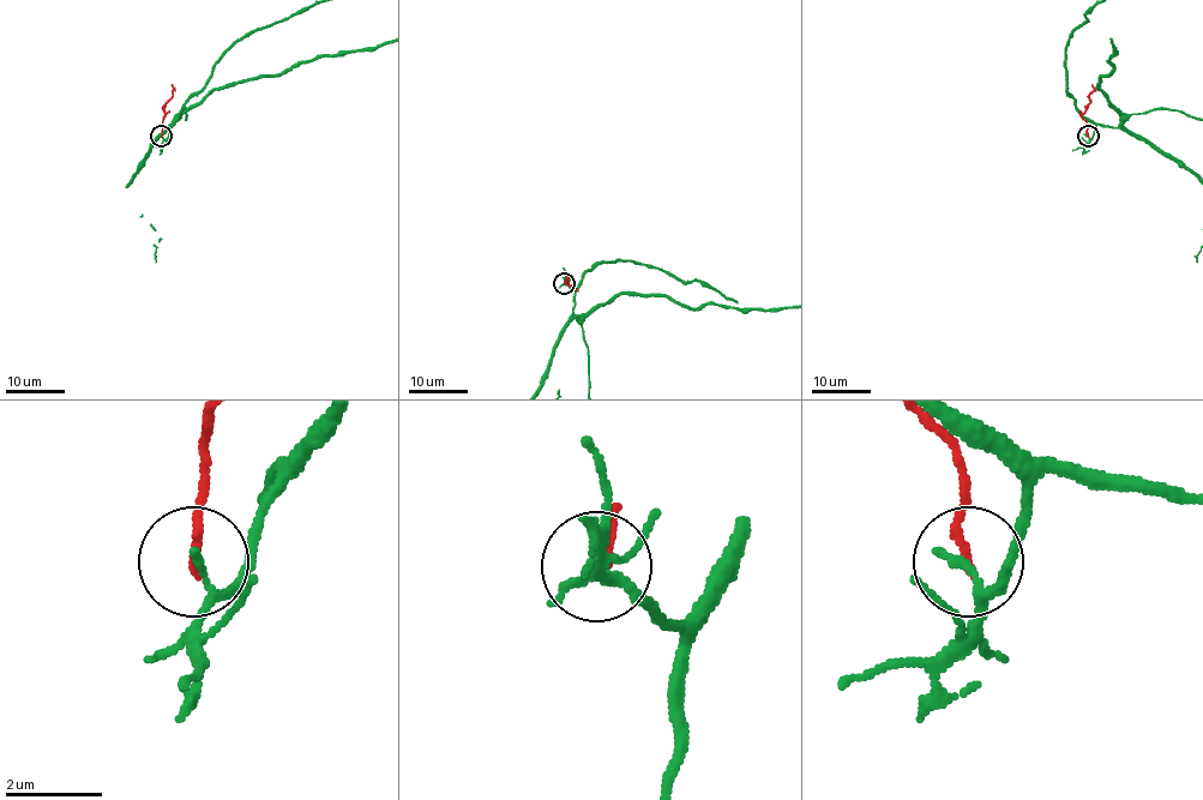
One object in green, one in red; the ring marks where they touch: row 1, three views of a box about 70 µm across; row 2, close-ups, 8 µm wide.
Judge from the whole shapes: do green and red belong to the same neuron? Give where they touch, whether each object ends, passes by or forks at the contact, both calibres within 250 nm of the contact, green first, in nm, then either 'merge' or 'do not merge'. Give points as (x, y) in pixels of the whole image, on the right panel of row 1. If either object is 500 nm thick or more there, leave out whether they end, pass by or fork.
at (1088, 136); green passes by; red ends there; 150 nm thick on the green side, 180 nm on the other; do not merge

